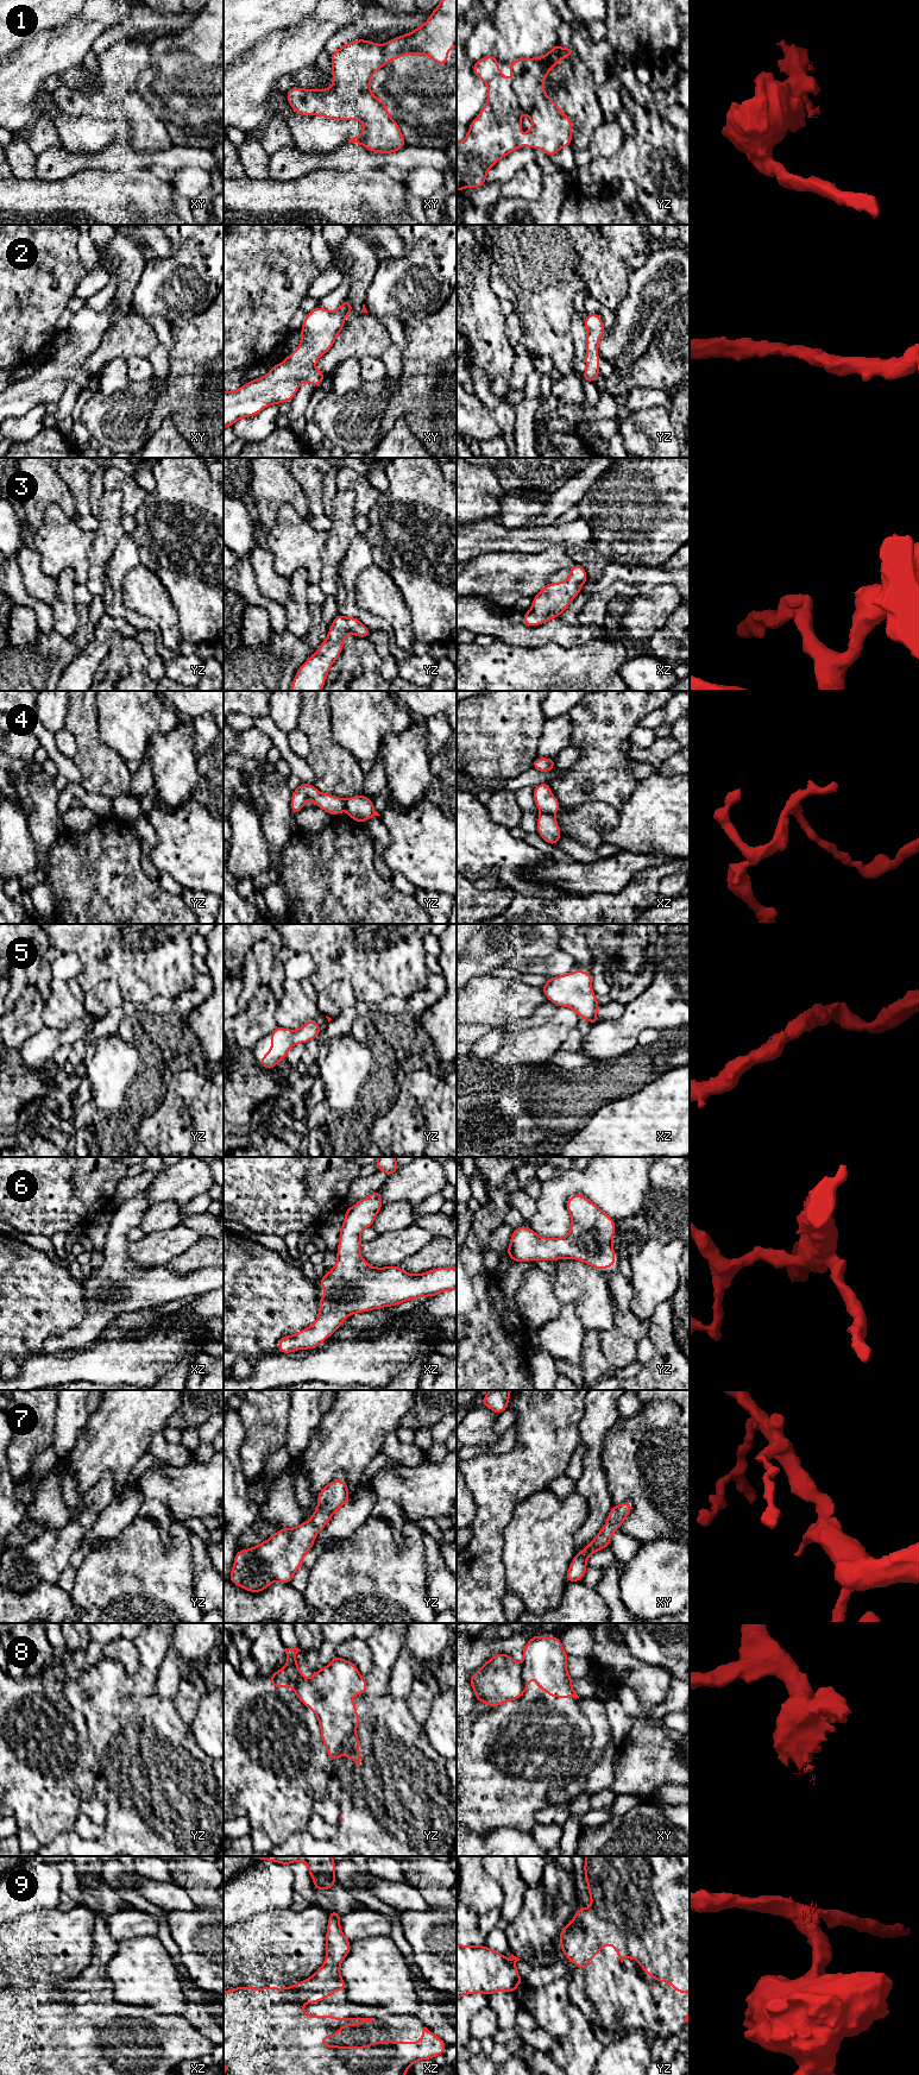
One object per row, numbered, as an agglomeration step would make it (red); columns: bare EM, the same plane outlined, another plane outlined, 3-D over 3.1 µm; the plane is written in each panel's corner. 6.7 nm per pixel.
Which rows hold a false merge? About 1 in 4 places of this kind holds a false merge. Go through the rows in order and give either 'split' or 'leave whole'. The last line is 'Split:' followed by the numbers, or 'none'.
1: split
2: leave whole
3: leave whole
4: split
5: leave whole
6: leave whole
7: leave whole
8: split
9: leave whole
Split: 1, 4, 8

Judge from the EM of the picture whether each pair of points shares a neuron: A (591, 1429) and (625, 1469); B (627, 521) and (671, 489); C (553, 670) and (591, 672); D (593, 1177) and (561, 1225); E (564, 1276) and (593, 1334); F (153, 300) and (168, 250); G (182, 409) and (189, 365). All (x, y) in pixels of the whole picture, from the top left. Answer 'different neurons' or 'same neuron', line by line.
A: different neurons
B: same neuron
C: same neuron
D: same neuron
E: different neurons
F: different neurons
G: same neuron

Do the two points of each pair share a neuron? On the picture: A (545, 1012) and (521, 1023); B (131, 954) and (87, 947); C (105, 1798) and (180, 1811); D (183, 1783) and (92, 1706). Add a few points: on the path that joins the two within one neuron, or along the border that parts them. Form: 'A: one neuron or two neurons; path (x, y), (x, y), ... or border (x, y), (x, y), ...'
A: one neuron; path (539, 1018), (527, 1023)
B: one neuron; path (120, 947), (98, 947)
C: one neuron; path (120, 1783), (151, 1783), (161, 1792)
D: one neuron; path (159, 1771), (148, 1766), (112, 1730)

